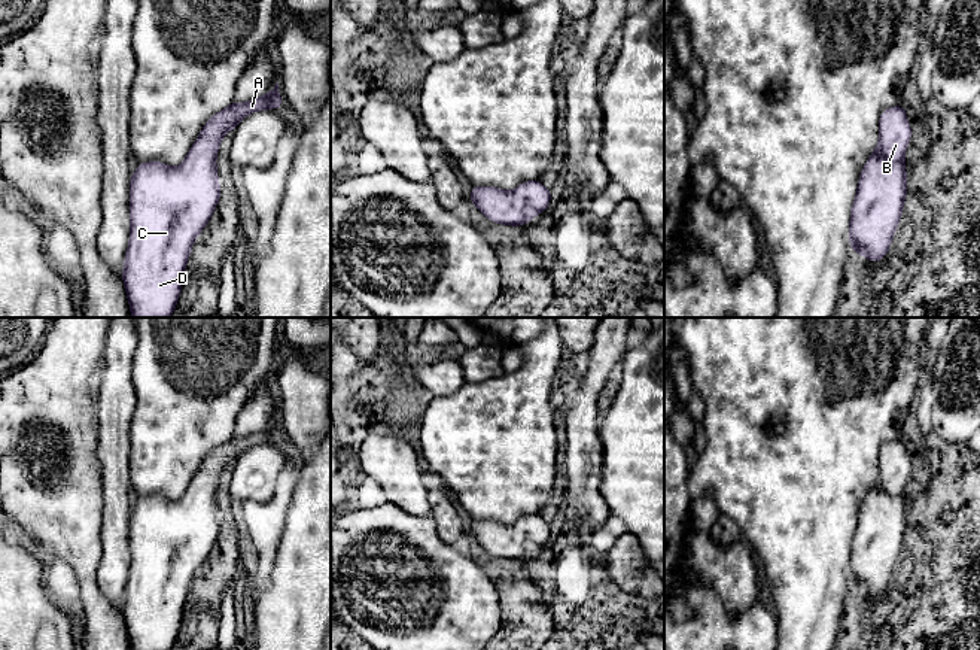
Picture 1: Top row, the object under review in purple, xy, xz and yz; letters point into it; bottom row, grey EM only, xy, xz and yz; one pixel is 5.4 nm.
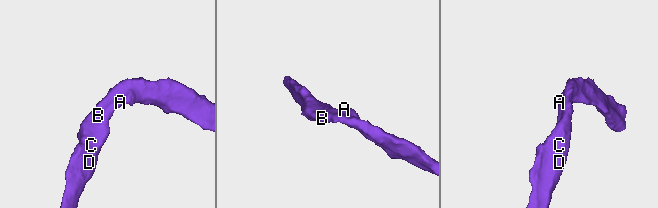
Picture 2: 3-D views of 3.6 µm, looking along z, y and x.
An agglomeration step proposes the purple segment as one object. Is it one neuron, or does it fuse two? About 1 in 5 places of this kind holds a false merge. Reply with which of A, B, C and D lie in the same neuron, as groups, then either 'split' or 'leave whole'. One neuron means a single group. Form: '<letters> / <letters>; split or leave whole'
A B C D; leave whole

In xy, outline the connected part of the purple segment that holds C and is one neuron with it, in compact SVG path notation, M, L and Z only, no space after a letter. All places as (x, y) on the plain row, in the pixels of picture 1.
M279 417L249 437L231 437L211 450L180 501L159 495L139 498L130 514L130 578L122 613L133 650L171 650L183 616L183 604L197 569L206 562L219 532L216 488L223 470L249 447L283 443Z

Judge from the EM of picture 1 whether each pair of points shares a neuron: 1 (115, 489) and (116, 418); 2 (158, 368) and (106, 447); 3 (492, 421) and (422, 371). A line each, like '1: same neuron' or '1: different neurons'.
1: same neuron
2: different neurons
3: different neurons

